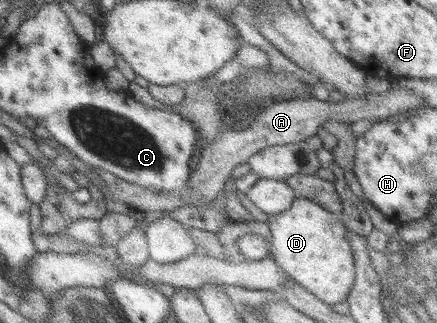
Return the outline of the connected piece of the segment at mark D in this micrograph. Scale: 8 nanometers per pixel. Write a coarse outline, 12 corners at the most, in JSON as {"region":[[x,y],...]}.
{"region":[[296,198],[270,215],[268,256],[328,307],[354,257],[338,215]]}

